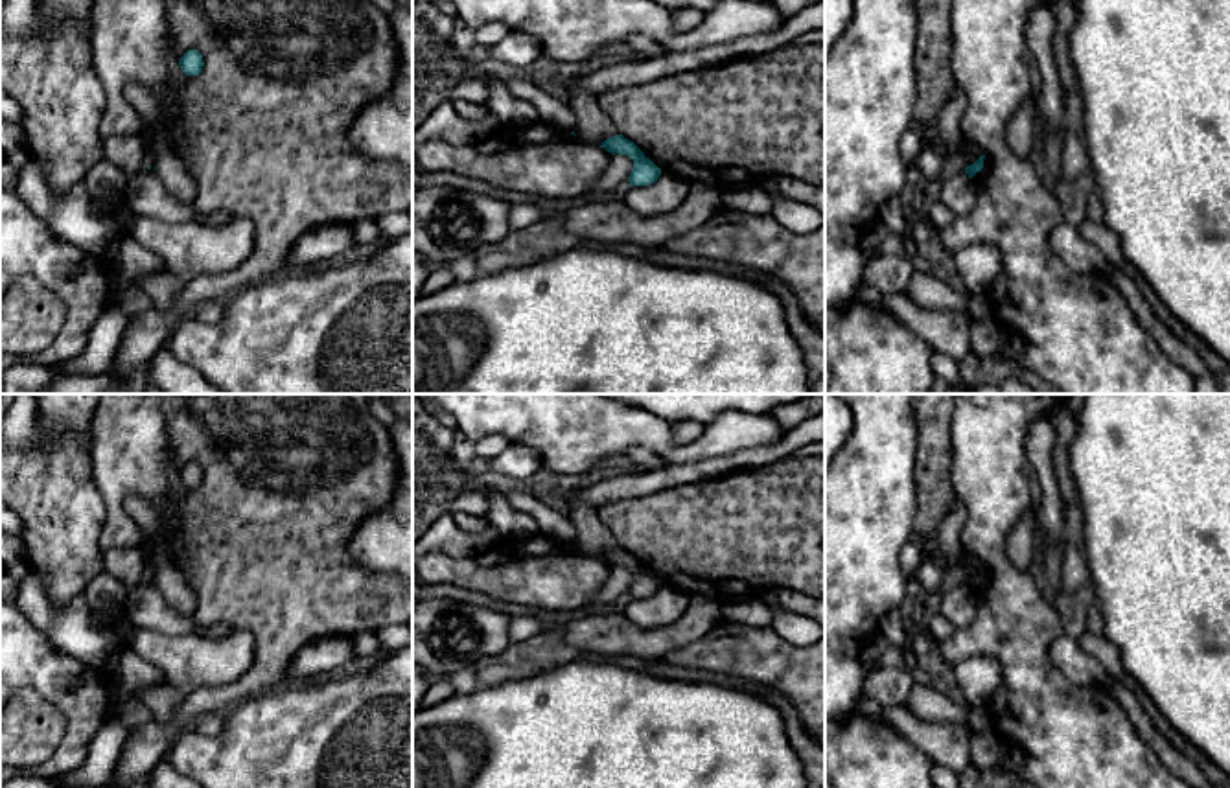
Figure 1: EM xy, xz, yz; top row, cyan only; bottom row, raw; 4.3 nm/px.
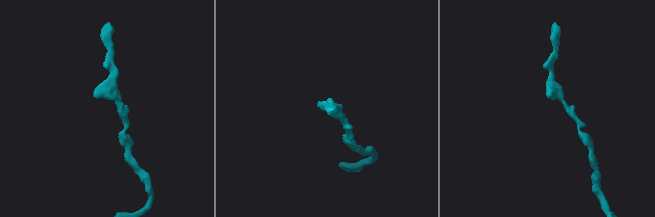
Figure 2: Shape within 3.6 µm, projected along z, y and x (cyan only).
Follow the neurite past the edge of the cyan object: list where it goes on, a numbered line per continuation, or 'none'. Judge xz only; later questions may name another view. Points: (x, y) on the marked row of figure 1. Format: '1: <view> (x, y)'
none

